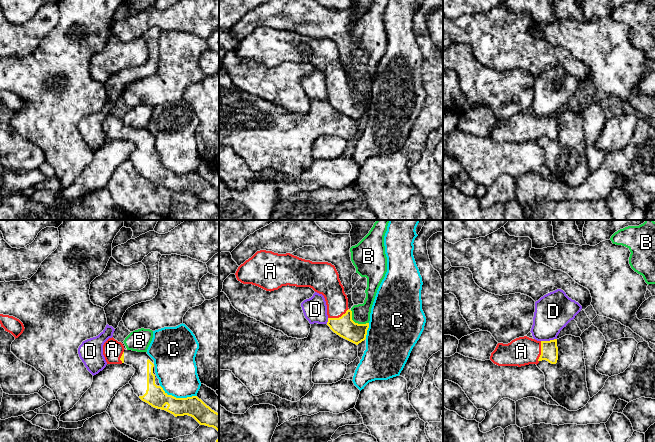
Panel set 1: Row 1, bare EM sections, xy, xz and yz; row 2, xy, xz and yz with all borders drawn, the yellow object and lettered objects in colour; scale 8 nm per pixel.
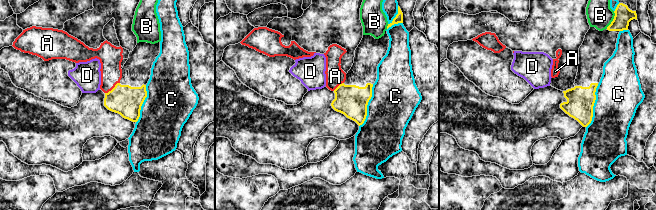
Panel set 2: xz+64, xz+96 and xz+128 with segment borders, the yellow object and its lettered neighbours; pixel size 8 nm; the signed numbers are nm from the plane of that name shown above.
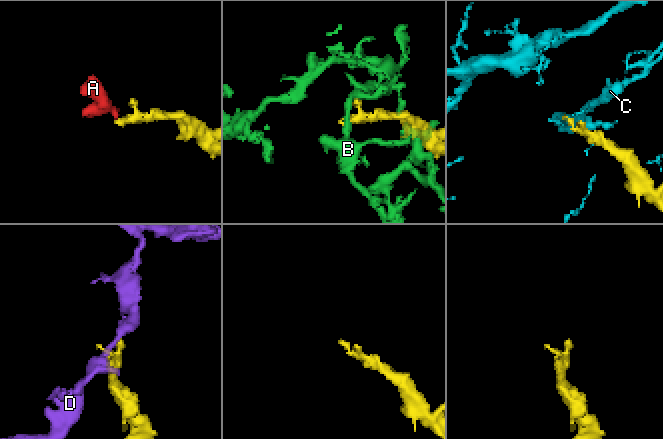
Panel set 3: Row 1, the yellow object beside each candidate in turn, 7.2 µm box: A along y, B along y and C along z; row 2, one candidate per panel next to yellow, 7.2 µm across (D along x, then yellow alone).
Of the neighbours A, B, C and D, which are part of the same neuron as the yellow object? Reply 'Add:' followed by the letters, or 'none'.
Add: A

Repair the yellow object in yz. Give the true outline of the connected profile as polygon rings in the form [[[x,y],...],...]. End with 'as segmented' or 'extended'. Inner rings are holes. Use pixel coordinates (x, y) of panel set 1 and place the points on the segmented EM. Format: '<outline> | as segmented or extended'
[[[527,336],[519,337],[508,344],[498,343],[490,360],[498,366],[525,366],[546,360],[556,364],[558,360],[557,339],[537,341]]] | extended

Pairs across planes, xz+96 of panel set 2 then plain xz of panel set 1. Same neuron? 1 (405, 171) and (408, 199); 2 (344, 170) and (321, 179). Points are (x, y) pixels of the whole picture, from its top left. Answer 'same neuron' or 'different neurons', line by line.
1: same neuron
2: same neuron

